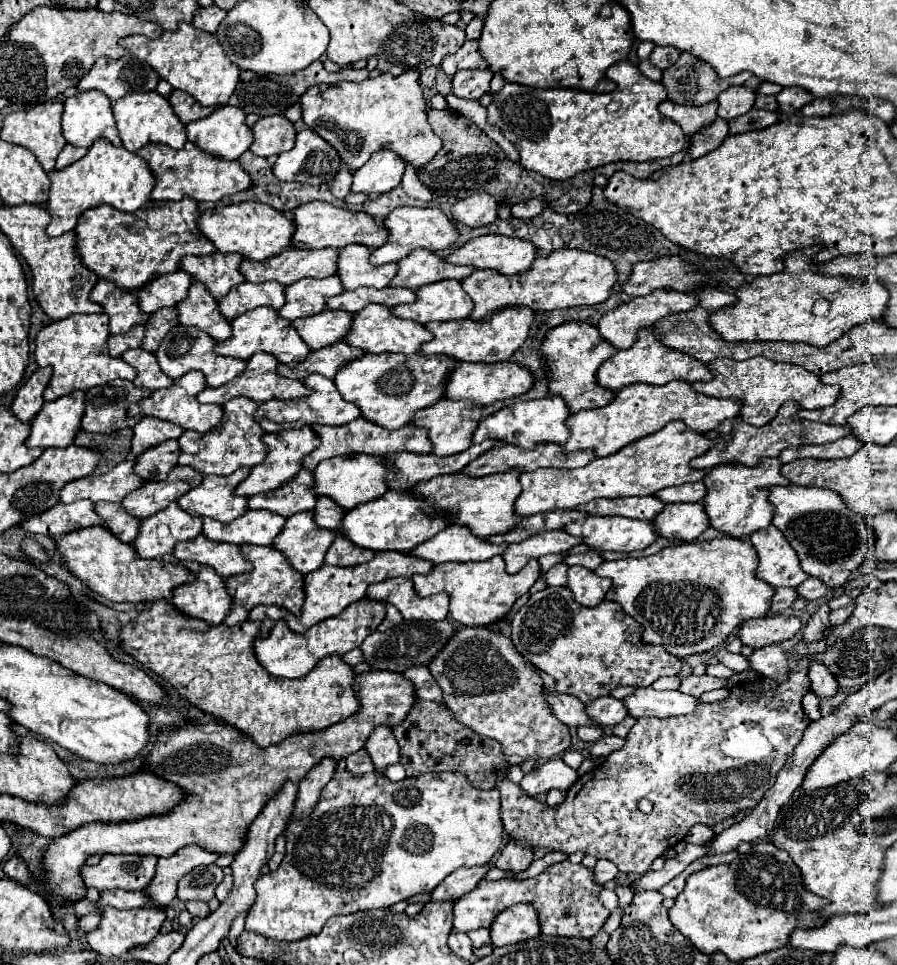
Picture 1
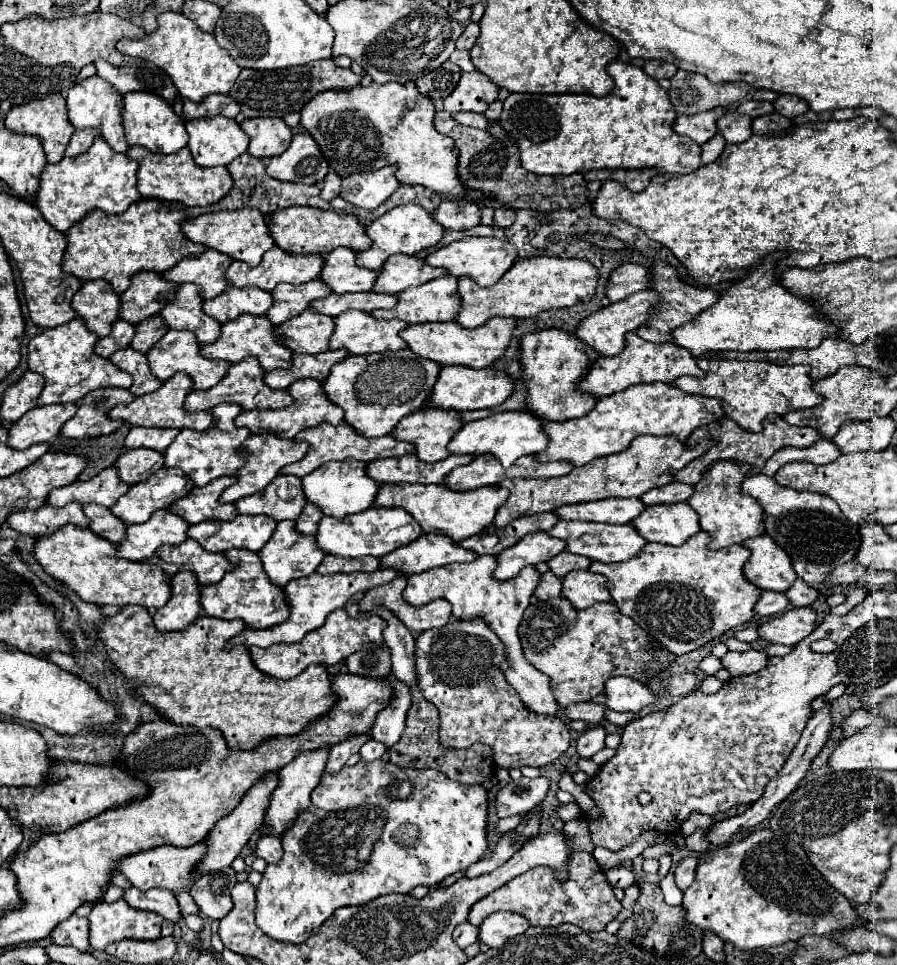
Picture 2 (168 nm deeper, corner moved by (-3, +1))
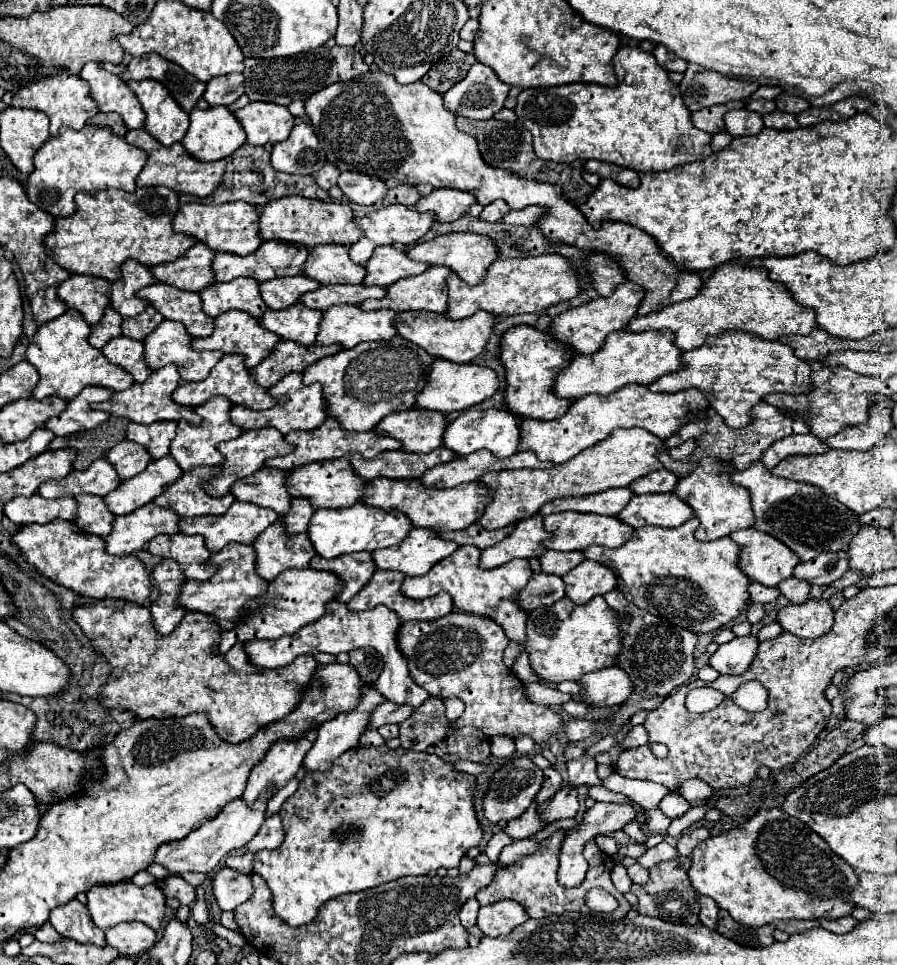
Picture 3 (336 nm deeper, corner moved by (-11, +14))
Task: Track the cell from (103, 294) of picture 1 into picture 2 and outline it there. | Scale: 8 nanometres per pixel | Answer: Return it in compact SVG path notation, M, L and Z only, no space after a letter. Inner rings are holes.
M85 281L73 295L73 309L97 337L105 337L117 321L119 295L105 281Z

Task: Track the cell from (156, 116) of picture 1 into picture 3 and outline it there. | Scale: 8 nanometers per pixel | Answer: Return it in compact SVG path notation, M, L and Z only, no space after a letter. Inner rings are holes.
M131 80L127 84L147 114L145 130L163 146L181 142L189 128L189 114L181 110L169 90L155 80Z

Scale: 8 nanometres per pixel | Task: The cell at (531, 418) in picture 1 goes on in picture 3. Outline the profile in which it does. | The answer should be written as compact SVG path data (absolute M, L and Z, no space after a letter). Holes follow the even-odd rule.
M469 408L455 422L451 422L447 426L447 430L443 434L443 446L453 450L459 456L487 448L497 458L507 458L507 456L517 452L517 446L521 442L521 420L523 418L515 416L509 410L497 410L497 408L475 410L475 408Z

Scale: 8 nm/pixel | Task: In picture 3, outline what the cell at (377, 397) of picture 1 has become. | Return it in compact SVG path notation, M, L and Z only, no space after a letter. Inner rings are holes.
M395 336L387 342L365 342L355 348L343 350L335 356L315 362L303 372L305 384L319 382L327 400L329 416L337 418L345 430L373 430L385 416L409 410L417 404L419 390L429 380L429 368L435 362L431 354L425 354L419 346Z

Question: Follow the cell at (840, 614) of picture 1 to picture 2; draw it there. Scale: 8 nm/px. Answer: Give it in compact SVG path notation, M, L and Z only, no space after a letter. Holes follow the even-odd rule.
M855 587L841 605L837 605L837 607L831 609L831 613L833 613L833 615L847 615L847 613L849 613L855 605L859 605L865 597L867 597L867 591L865 591L863 587Z

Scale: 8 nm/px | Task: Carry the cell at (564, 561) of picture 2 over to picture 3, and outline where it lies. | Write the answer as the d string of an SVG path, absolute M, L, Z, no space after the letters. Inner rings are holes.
M547 550L539 562L543 572L551 572L557 576L567 574L573 566L577 566L583 560L583 552L581 550L573 550L573 552L559 552L559 550Z

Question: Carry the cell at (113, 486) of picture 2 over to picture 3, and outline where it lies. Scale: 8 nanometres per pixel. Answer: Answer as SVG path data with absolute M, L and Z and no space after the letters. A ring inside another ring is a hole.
M95 460L87 470L71 470L69 476L61 480L47 480L41 484L39 494L43 498L61 498L61 496L77 496L77 494L95 494L95 496L107 496L113 492L121 478L115 474L115 466L107 460Z

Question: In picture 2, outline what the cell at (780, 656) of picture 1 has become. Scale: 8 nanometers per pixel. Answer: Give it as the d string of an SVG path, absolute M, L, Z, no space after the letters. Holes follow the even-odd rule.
M753 649L745 653L729 651L727 655L721 657L721 663L723 663L723 669L731 673L731 677L741 677L741 675L757 673L761 667L765 667L767 655L763 651L753 651Z

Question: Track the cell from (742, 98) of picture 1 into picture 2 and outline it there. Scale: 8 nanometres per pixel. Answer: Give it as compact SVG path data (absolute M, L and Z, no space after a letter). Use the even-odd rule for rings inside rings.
M727 113L717 121L719 133L727 143L741 143L751 137L751 117L741 113Z

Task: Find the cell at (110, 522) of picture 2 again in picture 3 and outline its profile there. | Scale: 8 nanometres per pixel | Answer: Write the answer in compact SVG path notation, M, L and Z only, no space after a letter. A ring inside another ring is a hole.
M83 494L75 498L79 504L77 510L77 520L75 524L79 526L79 530L83 532L91 532L91 534L99 534L99 536L109 536L113 530L113 514L111 510L107 510L107 504L103 498L91 496L91 494Z

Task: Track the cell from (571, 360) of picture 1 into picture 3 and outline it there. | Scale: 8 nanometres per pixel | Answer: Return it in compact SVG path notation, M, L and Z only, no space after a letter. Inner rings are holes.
M513 326L503 334L501 340L501 360L507 370L507 392L505 402L507 410L513 414L521 414L521 418L543 418L543 420L555 420L569 410L573 400L559 398L553 392L555 378L563 370L563 366L571 360L573 352L563 352L563 342L555 340L549 332L539 330L535 326Z

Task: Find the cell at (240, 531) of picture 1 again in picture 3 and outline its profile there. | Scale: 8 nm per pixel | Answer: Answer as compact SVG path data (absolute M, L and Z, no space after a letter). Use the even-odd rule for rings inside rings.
M233 502L231 508L221 516L205 516L205 518L181 518L179 532L183 534L201 534L205 538L205 546L211 552L219 552L229 542L241 542L251 544L257 534L261 534L267 526L271 526L279 514L275 510L265 510L263 506L251 504L251 502Z

